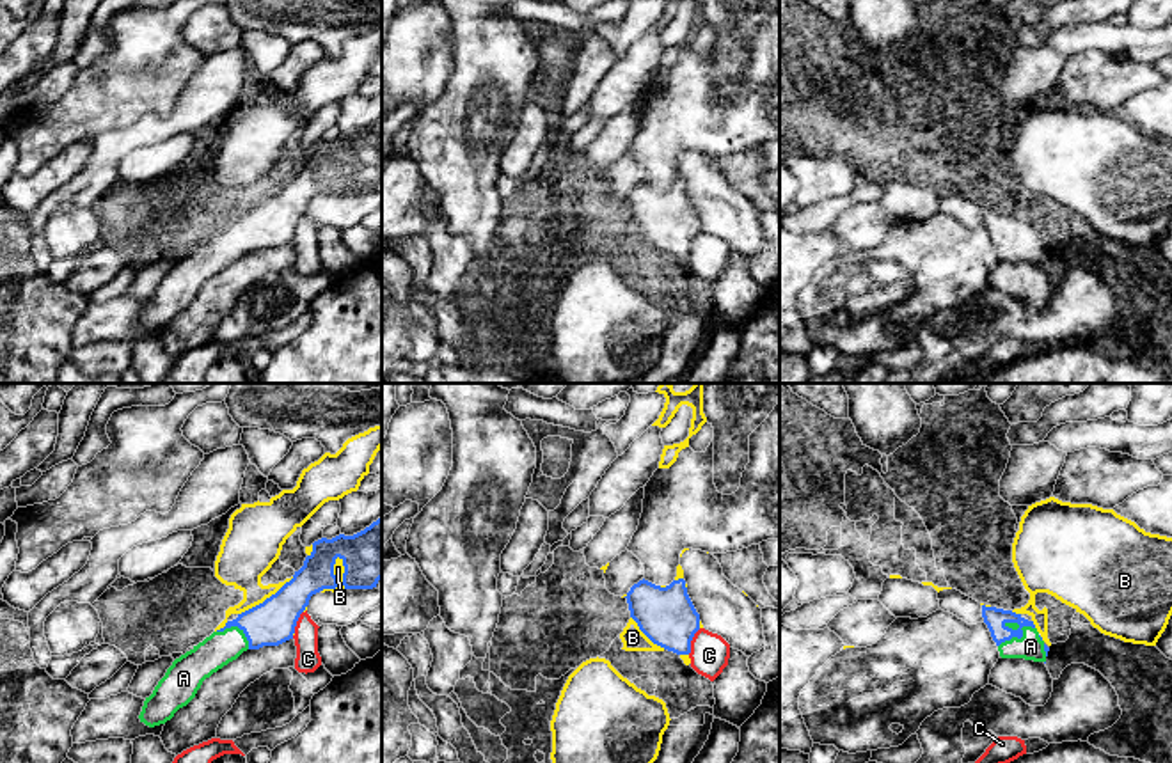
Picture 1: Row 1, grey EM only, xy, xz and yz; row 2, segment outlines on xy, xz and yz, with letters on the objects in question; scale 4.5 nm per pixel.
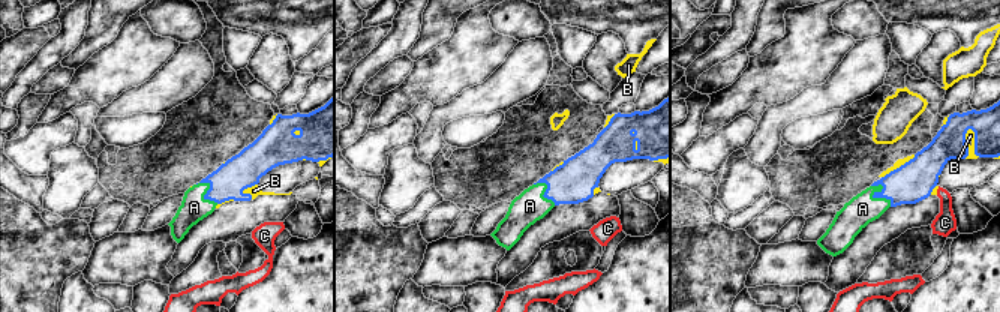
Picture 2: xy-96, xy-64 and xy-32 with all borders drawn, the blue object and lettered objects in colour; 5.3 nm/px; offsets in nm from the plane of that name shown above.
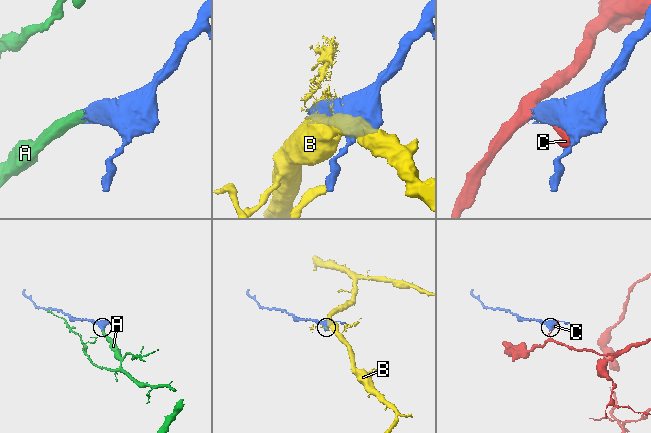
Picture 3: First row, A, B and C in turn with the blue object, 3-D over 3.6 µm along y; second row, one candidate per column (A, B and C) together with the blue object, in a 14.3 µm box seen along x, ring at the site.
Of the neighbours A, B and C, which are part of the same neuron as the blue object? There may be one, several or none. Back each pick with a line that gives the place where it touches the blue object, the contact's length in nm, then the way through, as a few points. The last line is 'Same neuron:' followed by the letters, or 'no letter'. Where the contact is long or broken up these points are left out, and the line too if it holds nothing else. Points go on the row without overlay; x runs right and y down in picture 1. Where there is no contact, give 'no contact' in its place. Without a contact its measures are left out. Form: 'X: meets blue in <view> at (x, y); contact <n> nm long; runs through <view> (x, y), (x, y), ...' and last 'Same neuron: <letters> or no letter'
A: meets blue in yz at (1020, 240); contact 190 nm long; runs through yz (995, 220), (1020, 240), (1030, 249)
Same neuron: A

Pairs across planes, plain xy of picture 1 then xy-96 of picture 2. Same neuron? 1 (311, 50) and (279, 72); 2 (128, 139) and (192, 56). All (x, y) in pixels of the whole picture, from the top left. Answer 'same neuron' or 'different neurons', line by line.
1: same neuron
2: same neuron

